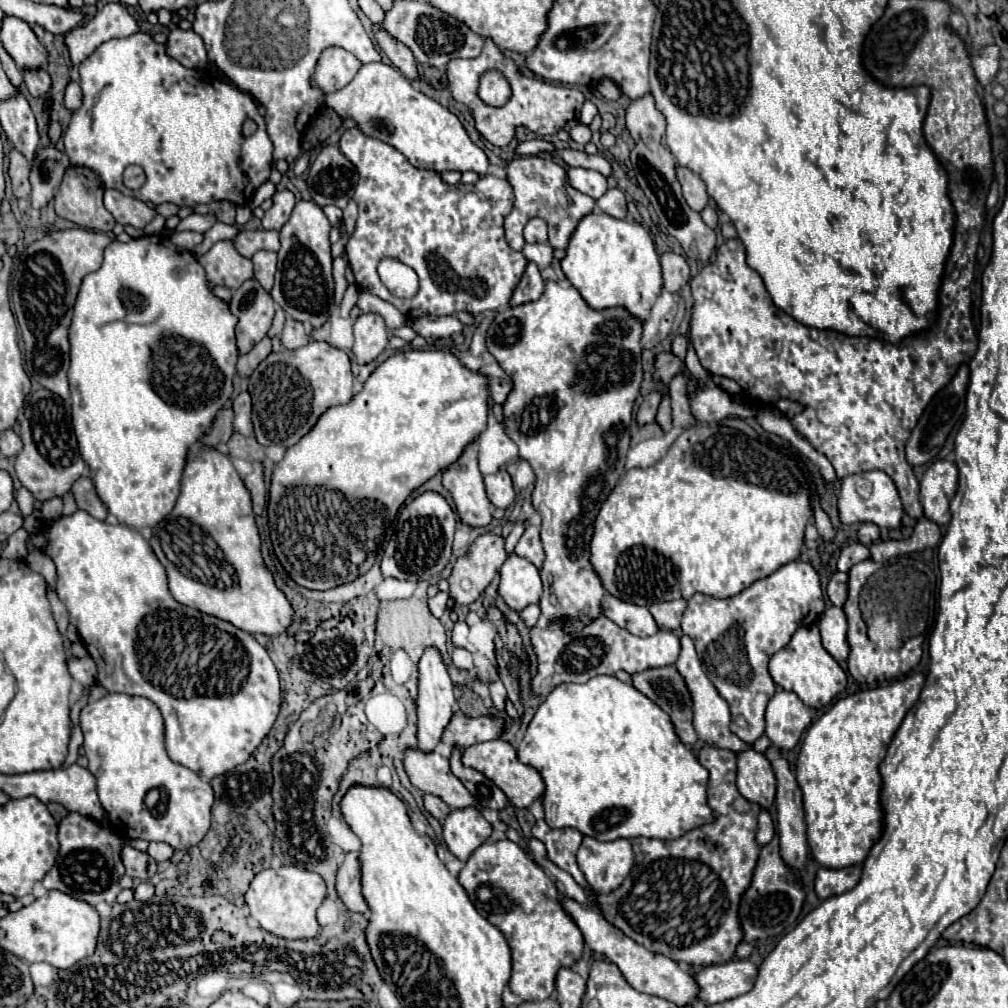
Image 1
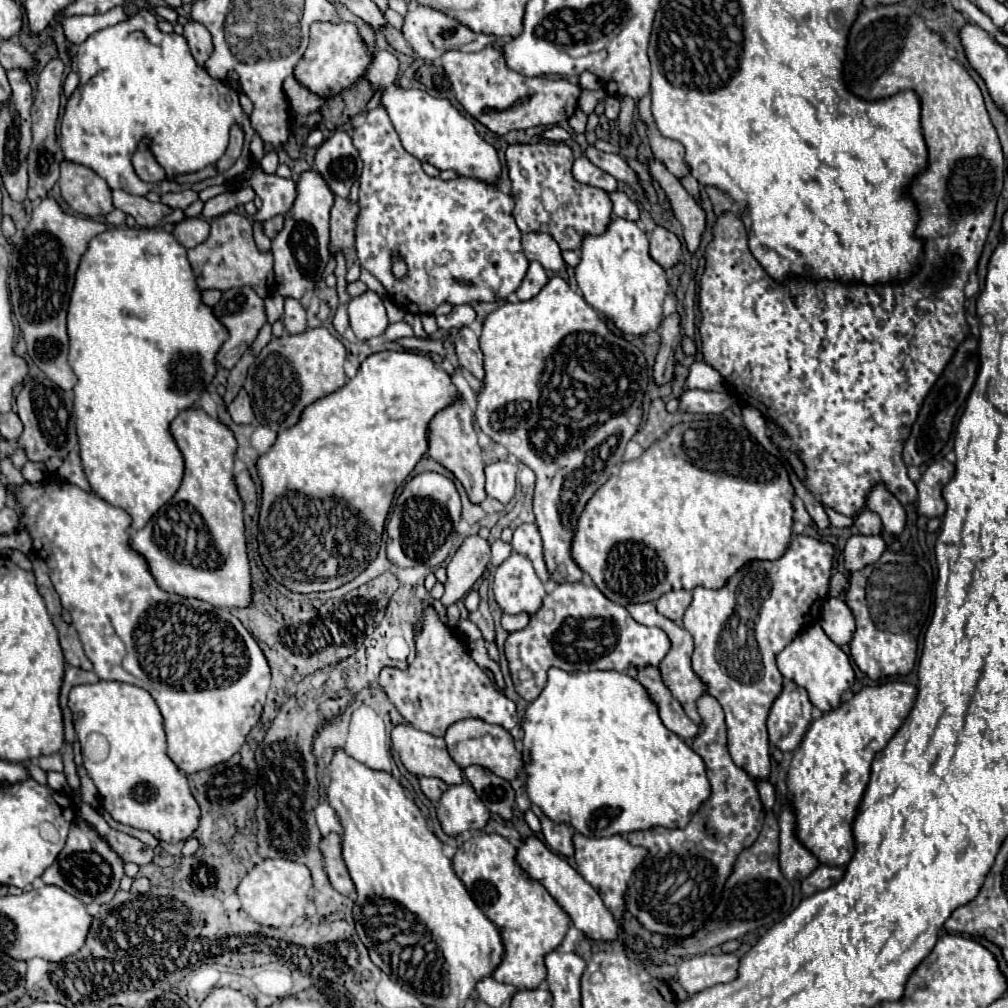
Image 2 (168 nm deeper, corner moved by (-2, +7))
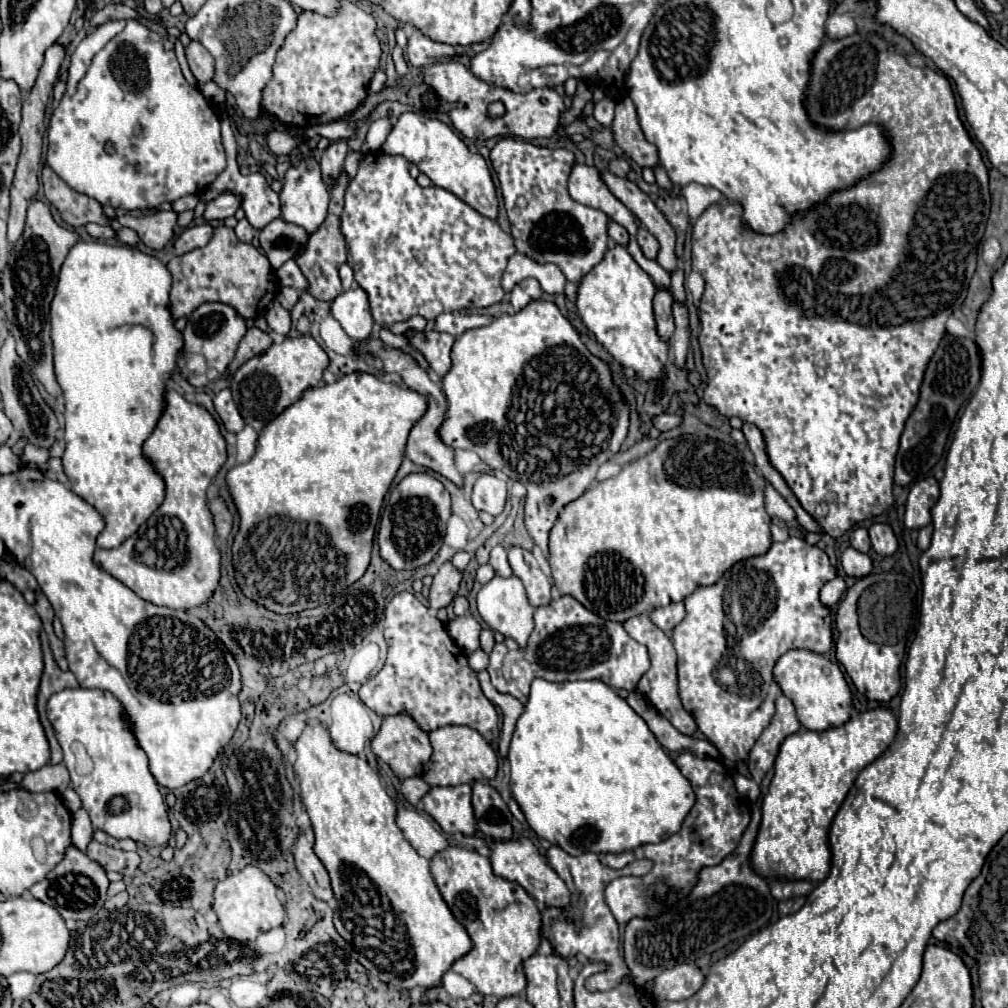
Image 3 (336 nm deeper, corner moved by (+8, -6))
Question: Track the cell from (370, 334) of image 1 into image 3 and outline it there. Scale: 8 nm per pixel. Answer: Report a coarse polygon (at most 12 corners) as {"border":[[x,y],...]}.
{"border":[[361,287],[337,295],[331,315],[353,341],[371,335],[369,299]]}

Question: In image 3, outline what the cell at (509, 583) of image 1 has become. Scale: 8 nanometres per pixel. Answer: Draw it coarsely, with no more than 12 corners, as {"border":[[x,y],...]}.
{"border":[[493,577],[477,609],[493,631],[521,649],[533,611],[517,577]]}

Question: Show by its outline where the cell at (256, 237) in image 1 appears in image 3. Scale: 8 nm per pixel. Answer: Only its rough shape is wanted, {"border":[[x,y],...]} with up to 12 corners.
{"border":[[281,217],[259,233],[273,269],[293,259],[309,237]]}

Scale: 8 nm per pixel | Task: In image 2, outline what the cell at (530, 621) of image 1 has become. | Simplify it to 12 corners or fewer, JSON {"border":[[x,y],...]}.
{"border":[[505,614],[501,620],[507,632],[523,630],[529,624],[529,616]]}

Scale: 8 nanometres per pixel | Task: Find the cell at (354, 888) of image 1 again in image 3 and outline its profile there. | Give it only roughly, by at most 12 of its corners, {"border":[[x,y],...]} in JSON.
{"border":[[301,829],[293,847],[299,875],[313,895],[331,901],[327,869],[313,851],[313,831]]}

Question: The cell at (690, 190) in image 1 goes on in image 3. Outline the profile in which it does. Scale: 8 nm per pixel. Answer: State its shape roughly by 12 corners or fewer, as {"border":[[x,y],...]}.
{"border":[[621,97],[611,125],[615,143],[639,167],[659,163],[639,127],[635,105]]}

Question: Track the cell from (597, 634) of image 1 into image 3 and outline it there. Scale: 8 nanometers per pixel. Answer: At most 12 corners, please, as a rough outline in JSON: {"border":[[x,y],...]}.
{"border":[[551,582],[525,649],[495,643],[493,687],[527,701],[537,677],[633,691],[647,647]]}

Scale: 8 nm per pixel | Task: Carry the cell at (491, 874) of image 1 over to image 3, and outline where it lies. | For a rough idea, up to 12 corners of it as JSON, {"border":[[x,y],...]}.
{"border":[[453,847],[431,873],[471,951],[483,995],[521,995],[541,915],[491,861]]}

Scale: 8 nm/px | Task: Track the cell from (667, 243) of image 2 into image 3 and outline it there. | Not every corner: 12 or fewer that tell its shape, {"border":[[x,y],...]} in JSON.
{"border":[[645,227],[637,231],[637,243],[645,257],[657,257],[659,243]]}

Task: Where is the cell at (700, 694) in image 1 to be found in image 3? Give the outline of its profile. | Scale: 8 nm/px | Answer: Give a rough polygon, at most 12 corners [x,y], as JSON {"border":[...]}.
{"border":[[647,613],[623,623],[647,647],[649,671],[635,689],[677,731],[693,735],[695,719],[677,693],[677,655]]}

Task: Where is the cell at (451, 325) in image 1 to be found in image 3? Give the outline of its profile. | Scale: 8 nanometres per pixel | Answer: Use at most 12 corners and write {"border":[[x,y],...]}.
{"border":[[441,313],[435,329],[459,337],[493,321],[491,315]]}

